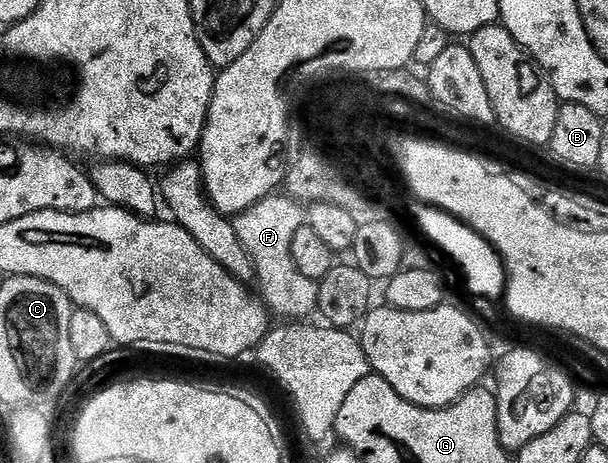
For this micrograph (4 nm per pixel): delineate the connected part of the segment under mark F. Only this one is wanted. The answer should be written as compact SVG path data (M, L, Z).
M288 195L264 197L247 211L236 214L233 221L239 243L243 243L247 255L251 255L255 285L265 308L270 314L277 316L278 313L281 319L293 323L312 318L309 316L317 313L319 299L318 282L302 275L295 267L295 259L291 259L291 239L295 239L295 231L299 231L299 227L306 224L306 221L307 213L302 202Z

